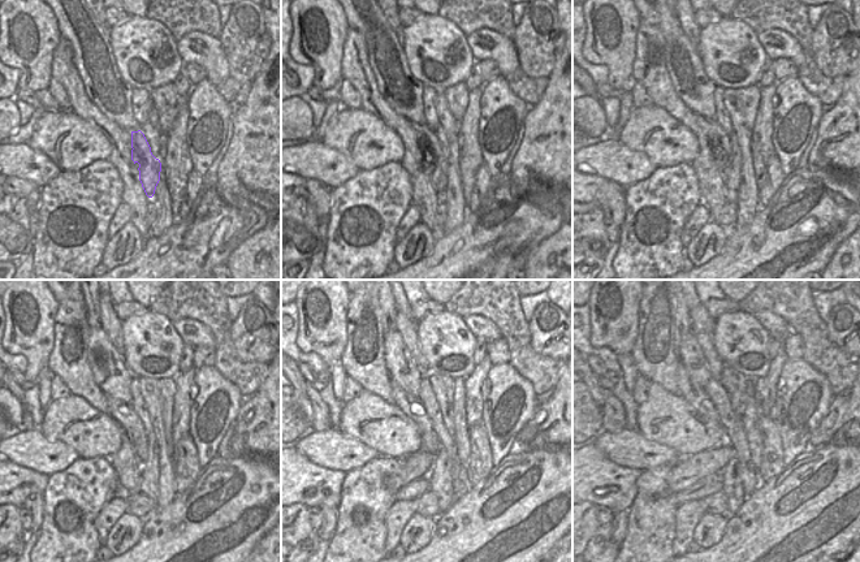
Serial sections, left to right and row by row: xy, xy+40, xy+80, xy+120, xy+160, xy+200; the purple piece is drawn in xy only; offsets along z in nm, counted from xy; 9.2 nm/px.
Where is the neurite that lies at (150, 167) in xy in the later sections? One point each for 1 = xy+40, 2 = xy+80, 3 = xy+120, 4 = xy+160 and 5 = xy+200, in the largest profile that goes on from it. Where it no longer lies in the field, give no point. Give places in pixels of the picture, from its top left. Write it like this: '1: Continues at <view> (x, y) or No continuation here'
1: Continues at xy+40 (431, 148)
2: Continues at xy+80 (720, 141)
3: Continues at xy+120 (121, 411)
4: Continues at xy+160 (410, 405)
5: Continues at xy+200 (695, 394).

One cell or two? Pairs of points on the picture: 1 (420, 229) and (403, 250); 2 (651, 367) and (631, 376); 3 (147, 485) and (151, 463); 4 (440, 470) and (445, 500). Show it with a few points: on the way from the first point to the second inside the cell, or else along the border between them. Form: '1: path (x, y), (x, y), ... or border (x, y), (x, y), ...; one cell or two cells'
1: path (419, 234), (409, 245); one cell
2: border (631, 353), (640, 375); two cells
3: path (148, 480), (150, 468); one cell
4: path (441, 478), (444, 492); one cell

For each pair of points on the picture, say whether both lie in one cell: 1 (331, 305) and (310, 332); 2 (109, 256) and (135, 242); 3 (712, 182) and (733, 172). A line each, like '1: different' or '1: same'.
1: same
2: same
3: different

